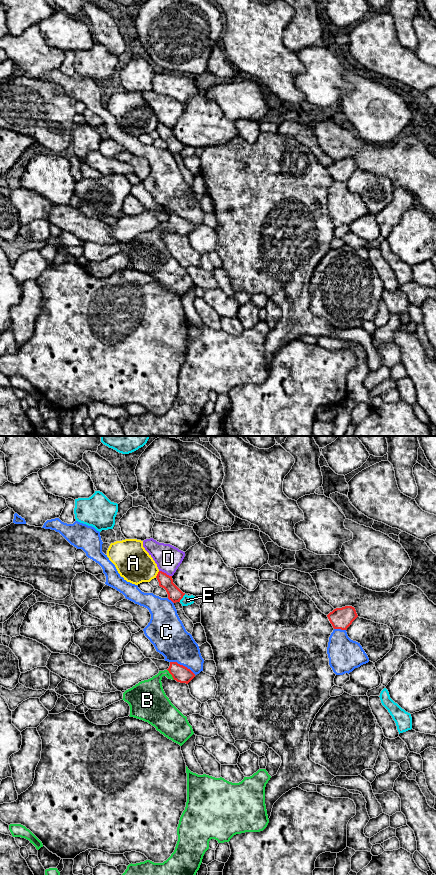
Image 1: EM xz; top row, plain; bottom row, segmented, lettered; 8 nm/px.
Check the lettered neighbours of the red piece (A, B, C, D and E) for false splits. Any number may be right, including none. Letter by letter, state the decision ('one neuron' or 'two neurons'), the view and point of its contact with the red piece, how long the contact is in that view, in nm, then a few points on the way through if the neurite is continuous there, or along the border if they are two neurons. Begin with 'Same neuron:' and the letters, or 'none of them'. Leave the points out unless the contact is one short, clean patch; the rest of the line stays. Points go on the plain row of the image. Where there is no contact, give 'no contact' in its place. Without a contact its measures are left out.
Same neuron: B
A: two neurons; contact xz (157, 126); length 70 nm
B: one neuron; contact xz (170, 225); length 110 nm; way xz (180, 225), (170, 225), (163, 225), (148, 247)
C: two neurons; contact xz (182, 217); length 240 nm
D: two neurons; contact xz (165, 125); length 120 nm
E: two neurons; contact xz (182, 149); length 80 nm

